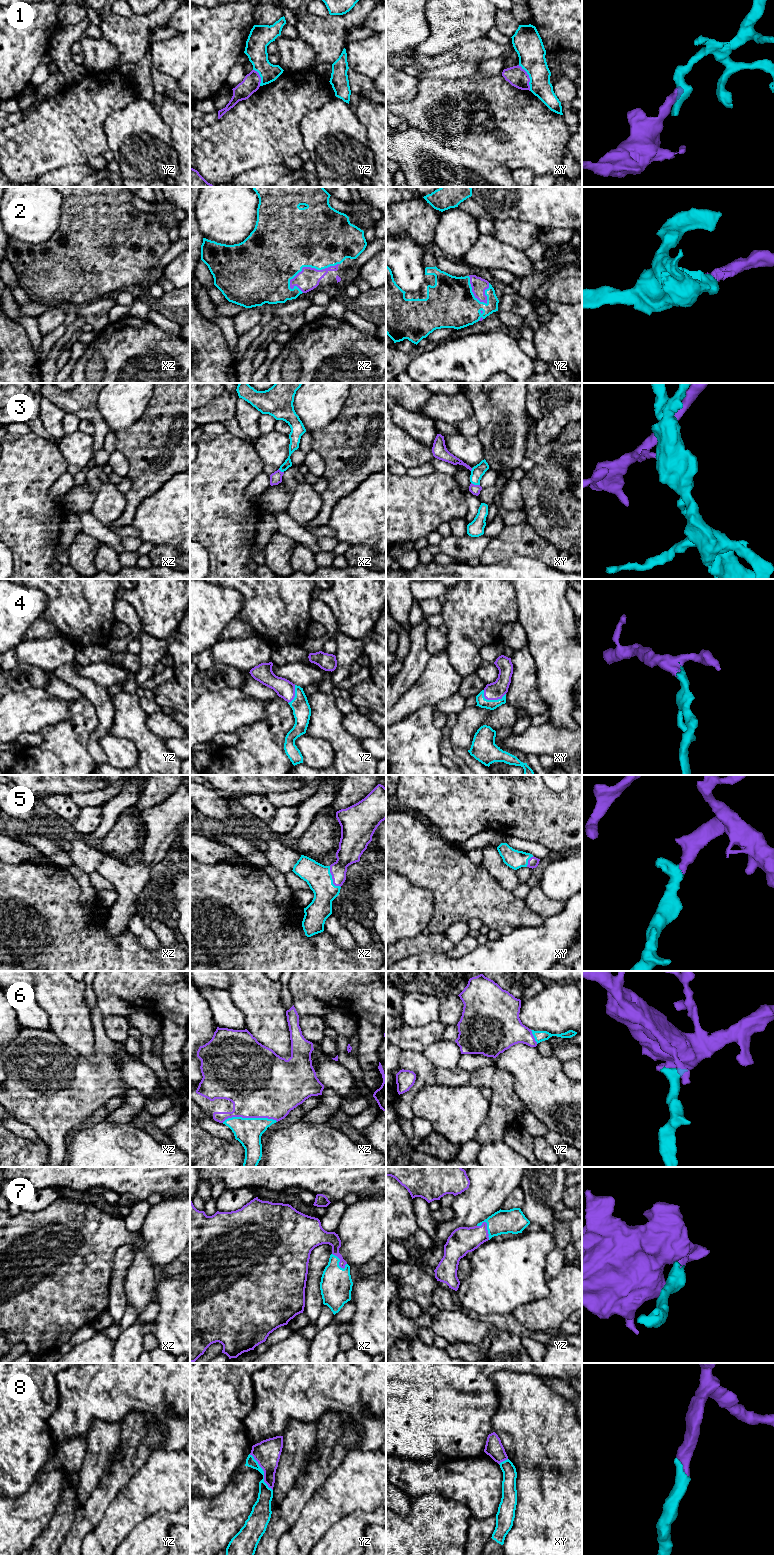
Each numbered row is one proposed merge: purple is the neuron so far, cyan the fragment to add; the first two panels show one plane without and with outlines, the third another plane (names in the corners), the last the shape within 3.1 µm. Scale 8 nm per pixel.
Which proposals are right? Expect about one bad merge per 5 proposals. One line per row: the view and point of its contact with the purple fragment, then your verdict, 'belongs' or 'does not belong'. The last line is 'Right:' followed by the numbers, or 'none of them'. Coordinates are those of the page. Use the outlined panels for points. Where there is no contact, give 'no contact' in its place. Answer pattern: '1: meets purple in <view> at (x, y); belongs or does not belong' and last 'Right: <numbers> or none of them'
1: meets purple in xy at (528, 77); does not belong
2: meets purple in xz at (310, 267); belongs
3: meets purple in xy at (475, 485); does not belong
4: meets purple in xy at (492, 699); belongs
5: meets purple in xz at (332, 878); belongs
6: meets purple in xz at (249, 1117); belongs
7: meets purple in yz at (487, 1230); belongs
8: meets purple in yz at (264, 1472); belongs
Right: 2, 4, 5, 6, 7, 8

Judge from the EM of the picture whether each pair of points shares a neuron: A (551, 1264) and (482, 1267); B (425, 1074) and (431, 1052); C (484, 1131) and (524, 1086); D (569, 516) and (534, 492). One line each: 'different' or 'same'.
A: different
B: different
C: different
D: same

